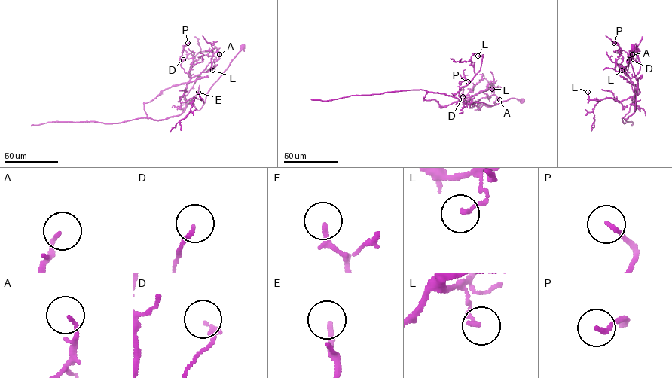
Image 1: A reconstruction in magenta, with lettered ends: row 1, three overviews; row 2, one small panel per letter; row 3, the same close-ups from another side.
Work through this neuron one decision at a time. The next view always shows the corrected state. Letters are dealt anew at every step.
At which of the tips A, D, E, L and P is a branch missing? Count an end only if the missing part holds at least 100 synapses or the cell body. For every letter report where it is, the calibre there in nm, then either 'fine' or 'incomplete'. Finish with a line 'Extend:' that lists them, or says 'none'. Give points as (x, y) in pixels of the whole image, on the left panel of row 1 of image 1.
A: at (219, 54); 130 nm thick; fine
D: at (183, 59); 150 nm thick; fine
E: at (198, 92); 190 nm thick; fine
L: at (212, 70); 140 nm thick; fine
P: at (187, 43); 140 nm thick; fine
Extend: none

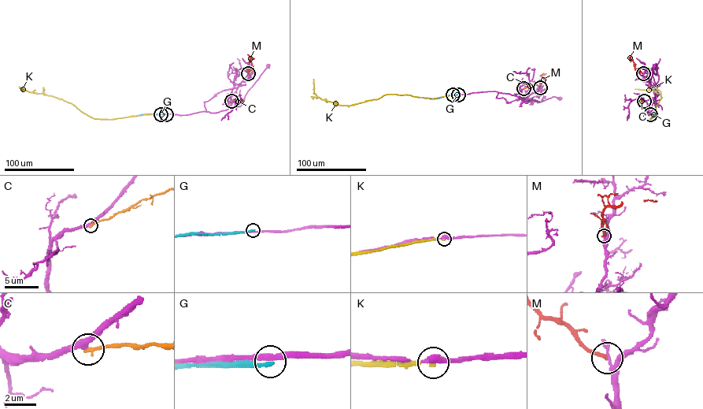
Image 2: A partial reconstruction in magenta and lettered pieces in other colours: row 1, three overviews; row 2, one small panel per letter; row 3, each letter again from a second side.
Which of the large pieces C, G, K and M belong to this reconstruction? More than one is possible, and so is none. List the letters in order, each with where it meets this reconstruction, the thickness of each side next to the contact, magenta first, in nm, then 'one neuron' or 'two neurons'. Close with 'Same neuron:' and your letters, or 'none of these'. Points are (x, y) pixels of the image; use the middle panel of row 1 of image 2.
C: contact (523, 88); calibres 360 and 280 nm; two neurons
G: contact (458, 94); calibres 280 and 240 nm; two neurons
K: contact (453, 94); calibres 360 and 130 nm; two neurons
M: contact (540, 87); calibres 190 and 240 nm; two neurons
Same neuron: none of these

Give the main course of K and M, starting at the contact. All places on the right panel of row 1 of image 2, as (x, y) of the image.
K: (650, 114), (654, 115), (650, 119), (655, 113), (660, 94), (653, 90), (634, 88)
M: (642, 73), (634, 68), (631, 54)

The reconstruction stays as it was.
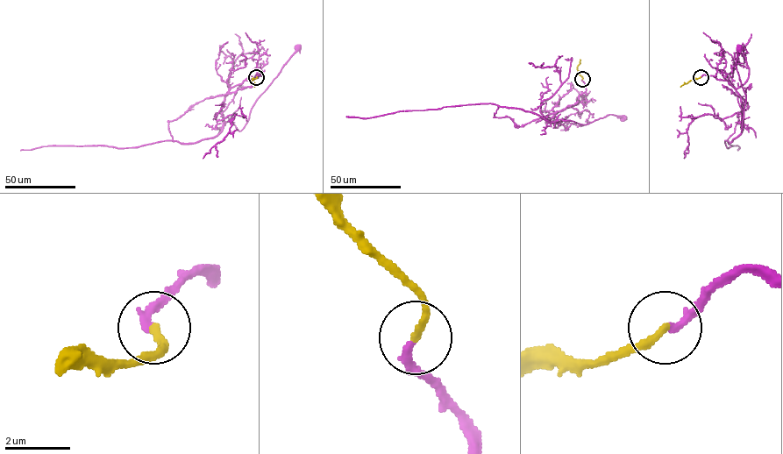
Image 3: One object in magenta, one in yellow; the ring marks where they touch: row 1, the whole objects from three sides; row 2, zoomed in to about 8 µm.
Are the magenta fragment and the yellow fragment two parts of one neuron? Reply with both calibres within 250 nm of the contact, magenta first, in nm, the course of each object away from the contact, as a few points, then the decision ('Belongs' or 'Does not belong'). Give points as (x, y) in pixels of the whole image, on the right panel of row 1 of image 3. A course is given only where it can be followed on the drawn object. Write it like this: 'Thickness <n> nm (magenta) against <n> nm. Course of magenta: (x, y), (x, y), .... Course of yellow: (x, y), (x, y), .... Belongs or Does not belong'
Thickness 240 nm (magenta) against 220 nm. Course of magenta: (701, 77), (704, 74), (728, 80), (735, 89), (741, 103), (742, 131), (745, 97), (736, 65), (739, 48). Course of yellow: (701, 77), (680, 87). Belongs

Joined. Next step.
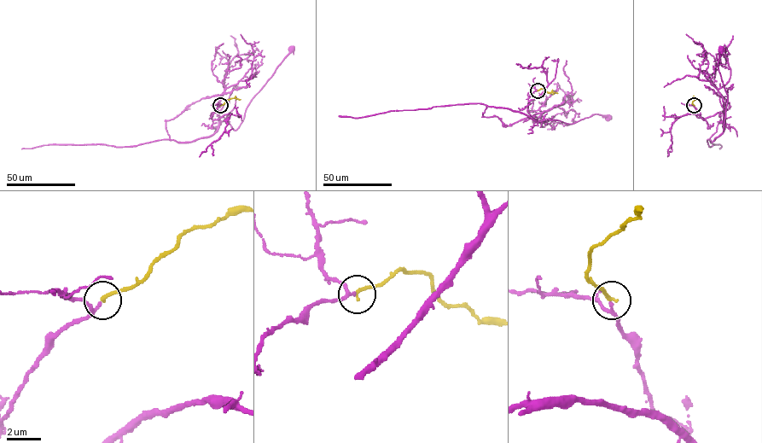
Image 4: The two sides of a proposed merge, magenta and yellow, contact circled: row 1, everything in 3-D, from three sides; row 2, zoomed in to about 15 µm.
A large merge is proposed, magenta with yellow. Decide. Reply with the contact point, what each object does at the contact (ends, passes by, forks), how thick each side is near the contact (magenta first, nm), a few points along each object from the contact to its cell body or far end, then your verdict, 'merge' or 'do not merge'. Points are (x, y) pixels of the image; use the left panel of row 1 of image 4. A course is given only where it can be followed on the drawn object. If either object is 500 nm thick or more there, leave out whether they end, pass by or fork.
place (220, 105); magenta passes by; yellow ends; calibres 160 and 220 nm; course magenta (220, 106), (211, 118), (211, 114), (215, 113), (220, 120), (227, 121), (235, 130), (252, 98), (292, 49); course yellow (220, 106), (230, 98), (241, 99); merge

